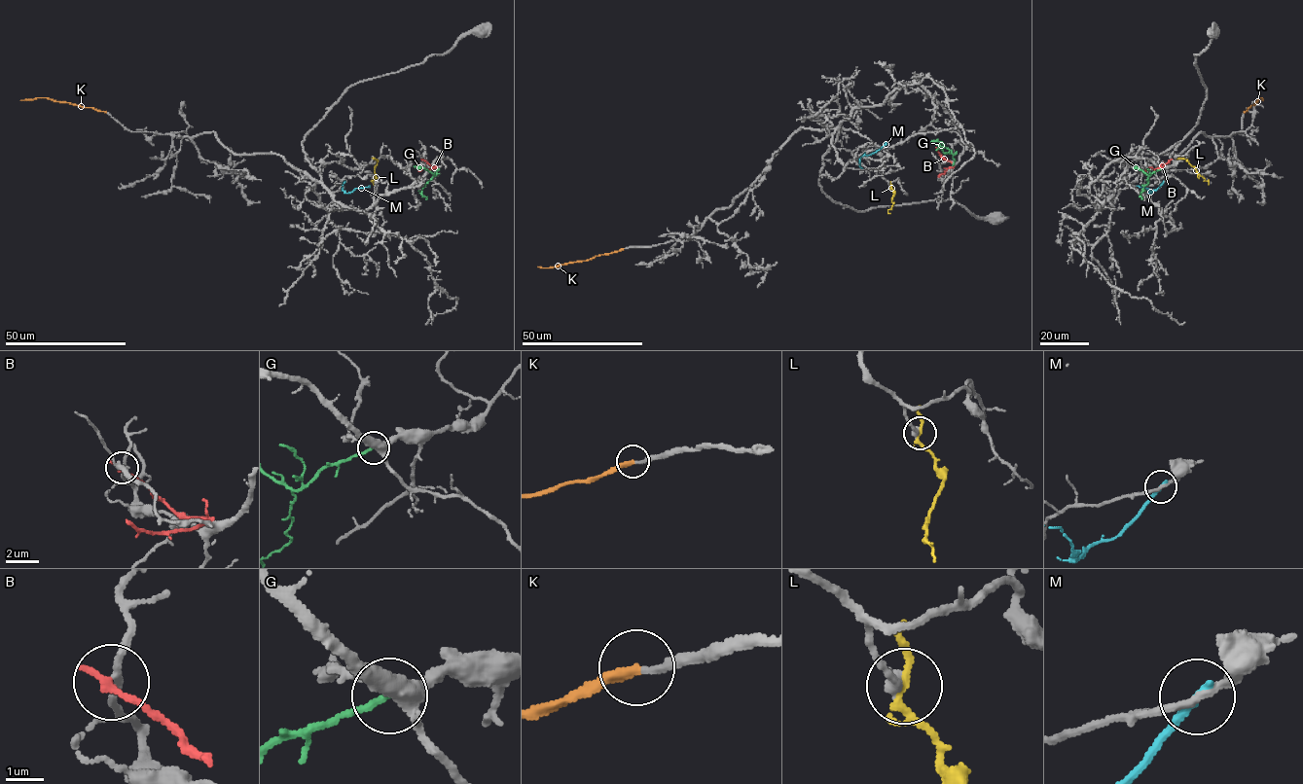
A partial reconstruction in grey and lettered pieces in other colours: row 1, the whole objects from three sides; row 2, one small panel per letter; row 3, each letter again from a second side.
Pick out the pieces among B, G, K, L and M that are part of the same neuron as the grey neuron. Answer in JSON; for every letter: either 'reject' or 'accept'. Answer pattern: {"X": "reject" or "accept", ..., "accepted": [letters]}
{"B": "reject", "G": "reject", "K": "accept", "L": "reject", "M": "reject", "accepted": ["K"]}

